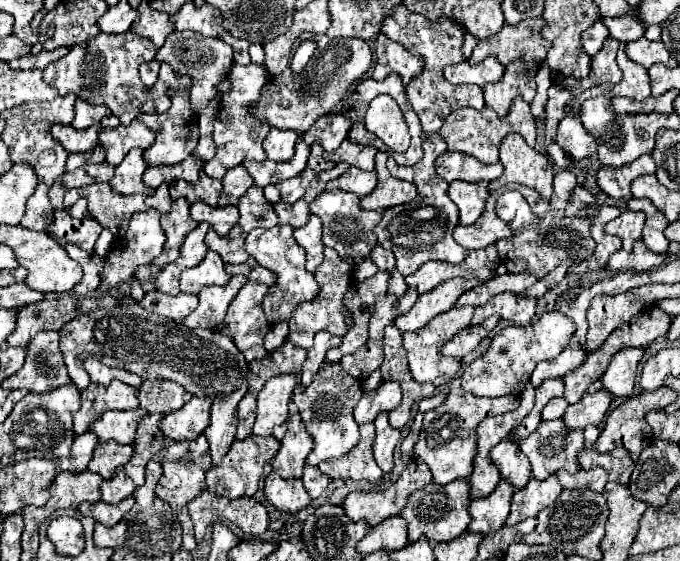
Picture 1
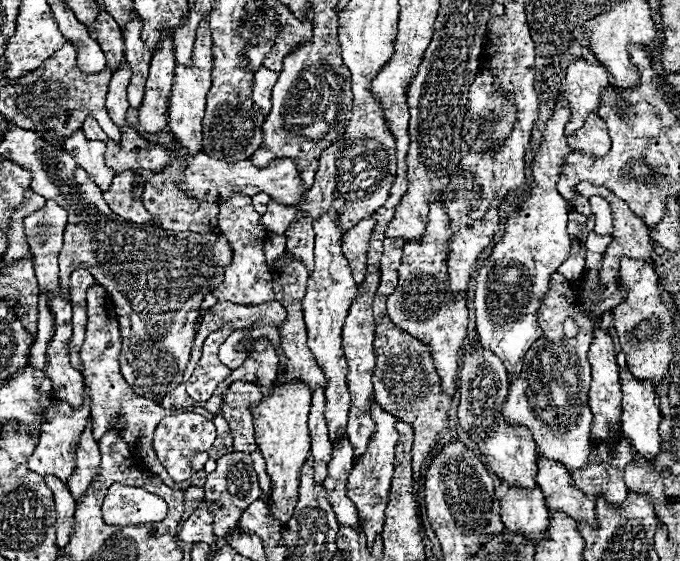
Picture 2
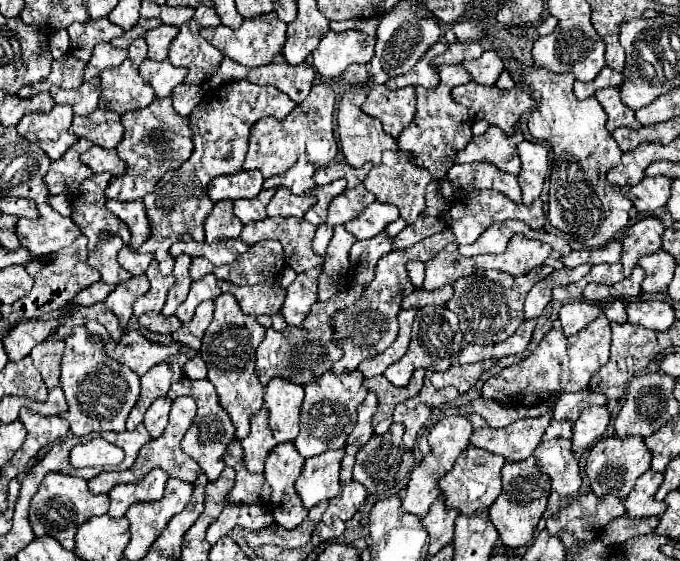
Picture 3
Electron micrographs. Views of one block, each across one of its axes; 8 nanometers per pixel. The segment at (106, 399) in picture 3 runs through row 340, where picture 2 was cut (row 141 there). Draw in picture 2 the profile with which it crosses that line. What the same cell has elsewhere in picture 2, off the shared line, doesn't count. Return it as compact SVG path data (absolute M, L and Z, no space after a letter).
M80 130L80 132L74 132L70 138L66 138L64 150L74 156L76 164L80 164L80 168L84 168L84 172L88 172L88 178L102 192L108 190L108 184L112 182L112 178L116 174L104 162L104 154L106 154L106 144L104 142L88 140L84 136L84 132Z

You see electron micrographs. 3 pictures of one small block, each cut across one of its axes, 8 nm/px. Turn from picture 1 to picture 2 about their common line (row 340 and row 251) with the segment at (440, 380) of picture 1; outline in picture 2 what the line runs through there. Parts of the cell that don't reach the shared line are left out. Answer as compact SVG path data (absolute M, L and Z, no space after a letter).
M430 202L430 214L426 222L426 232L420 240L408 242L404 246L404 256L400 264L400 280L394 294L388 296L388 314L398 328L404 328L408 334L420 338L430 346L436 370L442 378L442 390L448 396L454 396L454 380L458 376L462 344L466 340L466 326L468 326L468 310L464 296L456 296L448 288L448 216L440 202Z

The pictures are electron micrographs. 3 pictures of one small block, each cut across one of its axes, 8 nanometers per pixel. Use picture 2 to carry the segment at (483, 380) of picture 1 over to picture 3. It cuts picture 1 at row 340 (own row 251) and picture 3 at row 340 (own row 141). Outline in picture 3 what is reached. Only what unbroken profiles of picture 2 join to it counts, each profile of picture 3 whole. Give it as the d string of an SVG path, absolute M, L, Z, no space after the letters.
M596 318L576 336L564 336L560 330L550 330L538 348L520 364L504 368L500 374L490 376L482 386L482 396L492 398L506 406L536 406L548 402L552 394L580 392L588 388L592 374L610 358L610 322Z

